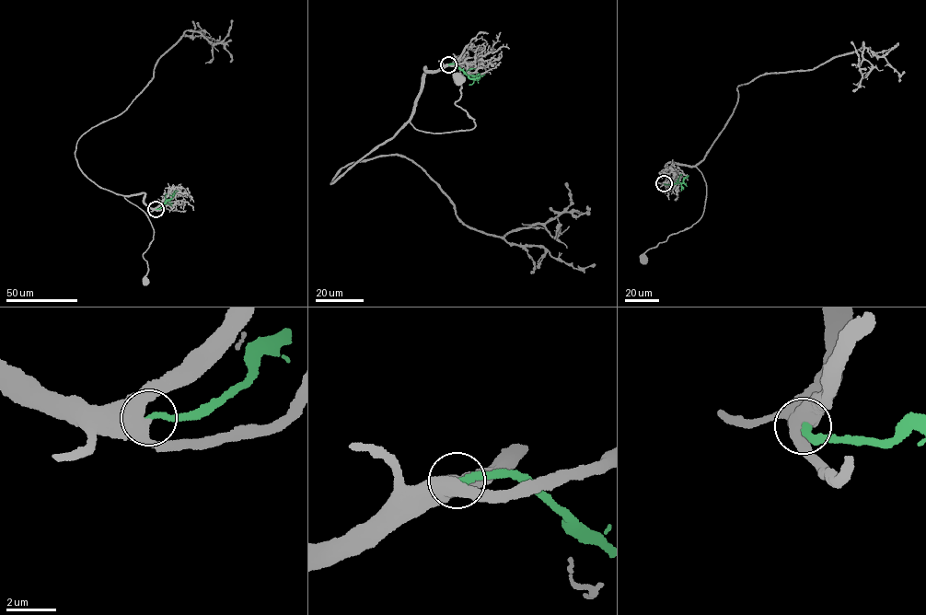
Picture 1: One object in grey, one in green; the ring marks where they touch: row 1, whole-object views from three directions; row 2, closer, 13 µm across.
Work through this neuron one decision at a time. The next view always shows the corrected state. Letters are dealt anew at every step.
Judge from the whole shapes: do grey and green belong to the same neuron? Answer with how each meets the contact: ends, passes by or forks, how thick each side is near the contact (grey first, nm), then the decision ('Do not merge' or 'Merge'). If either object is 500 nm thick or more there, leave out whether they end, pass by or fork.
At the ring grey passes by. At the ring green ends. Thickness 480 nm (grey) against 260 nm. Merge

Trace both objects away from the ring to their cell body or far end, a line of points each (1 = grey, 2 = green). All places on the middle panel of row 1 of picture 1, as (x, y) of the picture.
1: (448, 63), (423, 67), (410, 123), (436, 133), (475, 126), (455, 103), (459, 77)
2: (448, 63), (456, 63), (468, 75), (479, 74), (481, 76), (484, 74)

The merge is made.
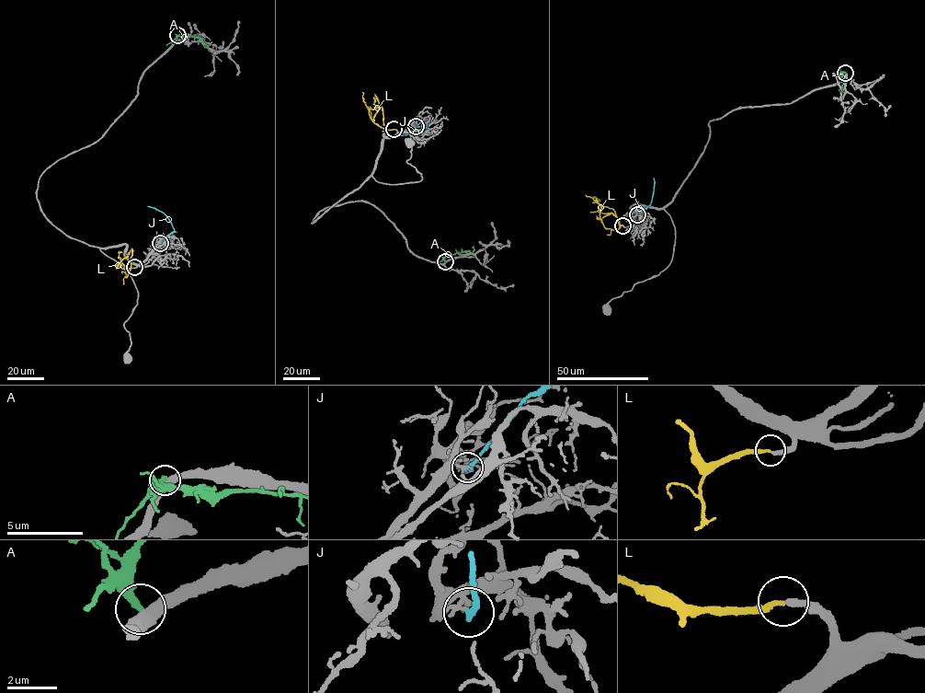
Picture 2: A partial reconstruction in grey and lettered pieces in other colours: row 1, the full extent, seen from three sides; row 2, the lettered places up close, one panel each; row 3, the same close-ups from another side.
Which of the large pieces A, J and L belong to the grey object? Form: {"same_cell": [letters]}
{"same_cell": ["L"]}

